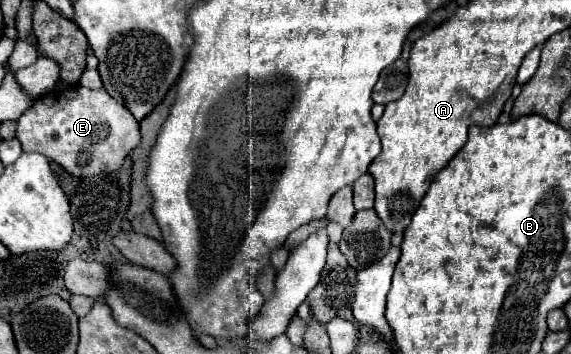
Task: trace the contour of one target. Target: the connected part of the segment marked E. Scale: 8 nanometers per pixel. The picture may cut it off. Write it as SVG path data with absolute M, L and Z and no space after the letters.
M75 84L69 90L53 90L35 100L17 120L17 140L23 152L39 152L61 164L71 176L87 178L119 170L127 154L141 142L141 134L133 114L113 96L109 98L107 90L87 90Z

